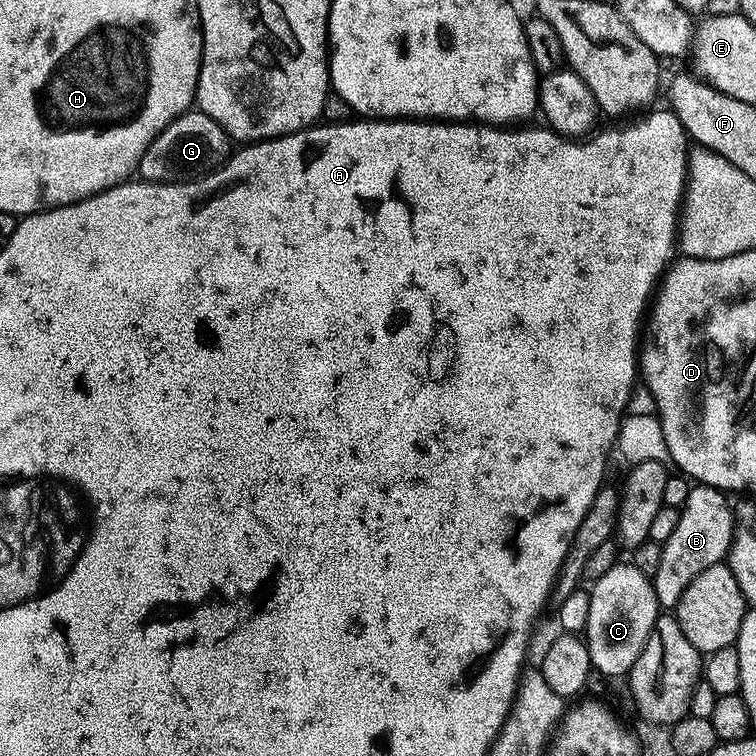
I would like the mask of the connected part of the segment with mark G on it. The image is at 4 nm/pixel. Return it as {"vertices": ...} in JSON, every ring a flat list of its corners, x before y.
{"vertices":[[189,110,166,126,150,142,150,146,142,154,138,176,150,184,182,184,185,180,208,176,224,167,234,151,232,137,210,118,199,110]]}

